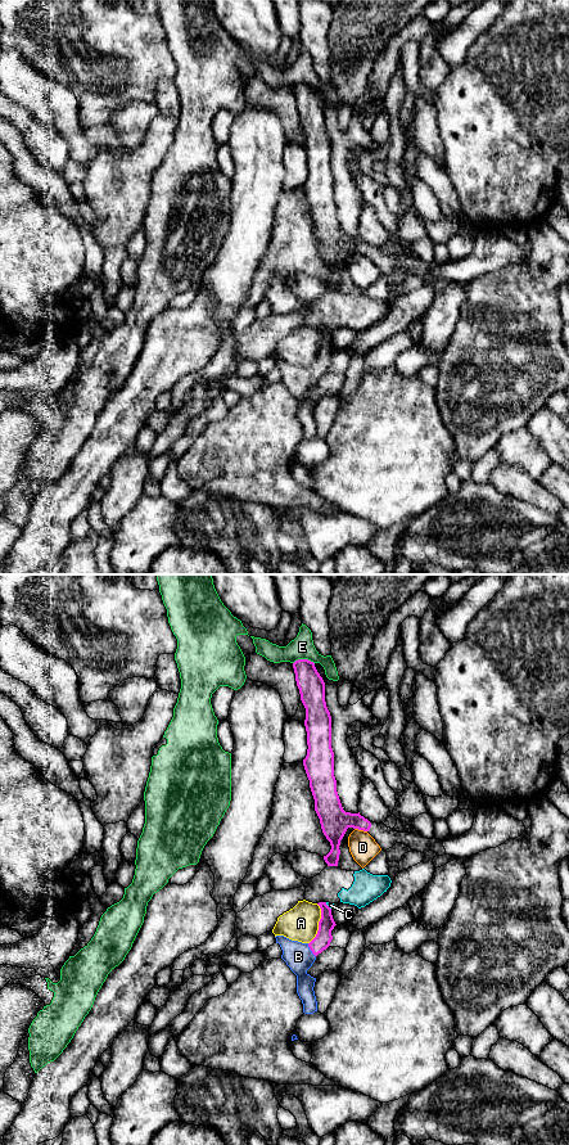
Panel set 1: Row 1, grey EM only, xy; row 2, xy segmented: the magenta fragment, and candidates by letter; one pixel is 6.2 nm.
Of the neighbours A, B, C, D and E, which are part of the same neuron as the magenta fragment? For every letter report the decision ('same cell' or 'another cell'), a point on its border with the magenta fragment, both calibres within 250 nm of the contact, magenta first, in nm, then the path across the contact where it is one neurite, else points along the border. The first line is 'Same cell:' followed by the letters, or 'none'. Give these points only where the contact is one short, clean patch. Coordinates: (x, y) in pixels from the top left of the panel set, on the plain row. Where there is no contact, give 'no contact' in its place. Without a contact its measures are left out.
Same cell: B
A: another cell; meets magenta in xy at (319, 348); 100 nm thick on the magenta side, 220 nm on the other; border along xy (317, 328), (320, 333), (319, 354), (308, 368)
B: same cell; meets magenta in xy at (310, 373); 100 nm thick on the magenta side, 170 nm on the other; runs through xy (321, 365), (310, 373), (298, 381)
C: another cell; meets magenta in xy at (328, 330); 100 nm thick on the magenta side, 30 nm on the other; border along xy (325, 327), (330, 333)
D: another cell; meets magenta in xy at (361, 253); 180 nm thick on the magenta side, 170 nm on the other; border along xy (355, 252), (366, 256)
E: another cell; meets magenta in xy at (303, 84); 160 nm thick on the magenta side, 150 nm on the other; border along xy (314, 86), (297, 84), (293, 88)

